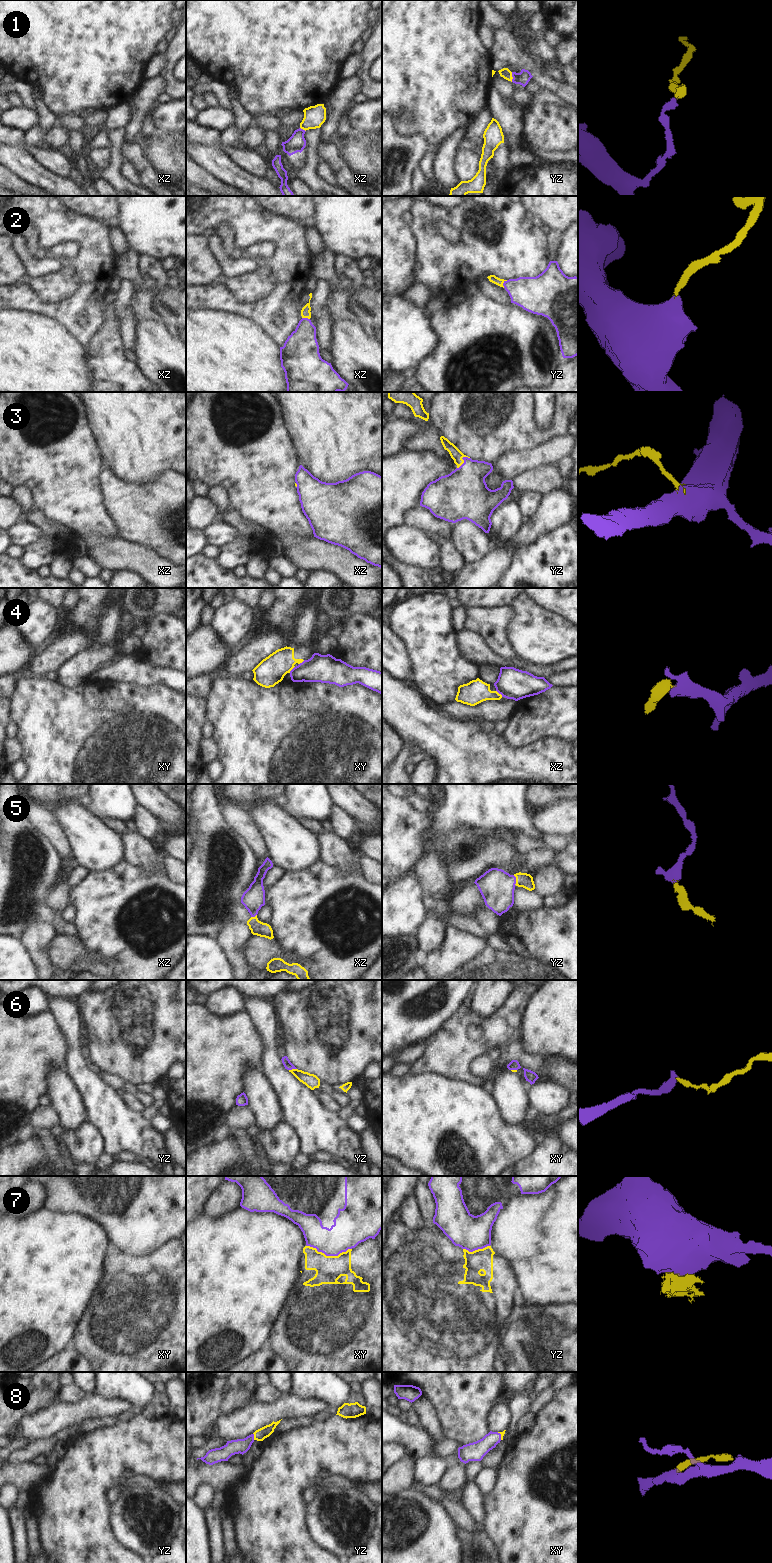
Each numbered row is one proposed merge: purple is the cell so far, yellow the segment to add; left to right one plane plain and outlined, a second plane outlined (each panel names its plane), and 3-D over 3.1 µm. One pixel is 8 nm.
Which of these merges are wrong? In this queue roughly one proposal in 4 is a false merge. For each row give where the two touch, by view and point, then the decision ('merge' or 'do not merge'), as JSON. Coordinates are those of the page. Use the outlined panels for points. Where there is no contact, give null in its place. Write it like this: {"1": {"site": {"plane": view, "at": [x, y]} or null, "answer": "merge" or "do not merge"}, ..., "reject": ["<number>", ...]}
{"1": {"site": {"plane": "yz", "at": [512, 76]}, "answer": "merge"}, "2": {"site": {"plane": "yz", "at": [503, 283]}, "answer": "merge"}, "3": {"site": {"plane": "yz", "at": [463, 459]}, "answer": "merge"}, "4": {"site": {"plane": "xz", "at": [499, 693]}, "answer": "do not merge"}, "5": {"site": {"plane": "yz", "at": [515, 880]}, "answer": "merge"}, "6": {"site": {"plane": "yz", "at": [292, 1068]}, "answer": "merge"}, "7": {"site": {"plane": "xy", "at": [329, 1255]}, "answer": "do not merge"}, "8": {"site": {"plane": "yz", "at": [253, 1436]}, "answer": "merge"}, "reject": ["4", "7"]}

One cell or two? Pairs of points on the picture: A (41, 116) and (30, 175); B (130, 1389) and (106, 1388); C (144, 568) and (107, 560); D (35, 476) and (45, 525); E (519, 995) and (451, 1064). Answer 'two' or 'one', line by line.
A: one
B: one
C: one
D: two
E: one

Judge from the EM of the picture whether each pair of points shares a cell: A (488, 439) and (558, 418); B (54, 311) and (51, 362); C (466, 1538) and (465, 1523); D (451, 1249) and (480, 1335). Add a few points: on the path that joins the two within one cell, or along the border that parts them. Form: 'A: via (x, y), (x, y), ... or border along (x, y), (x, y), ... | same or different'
A: via (506, 434), (543, 434) | same
B: border along (31, 313), (55, 319), (71, 335) | different
C: border along (456, 1525), (469, 1530), (482, 1529) | different
D: via (451, 1270), (451, 1302), (463, 1314) | same

